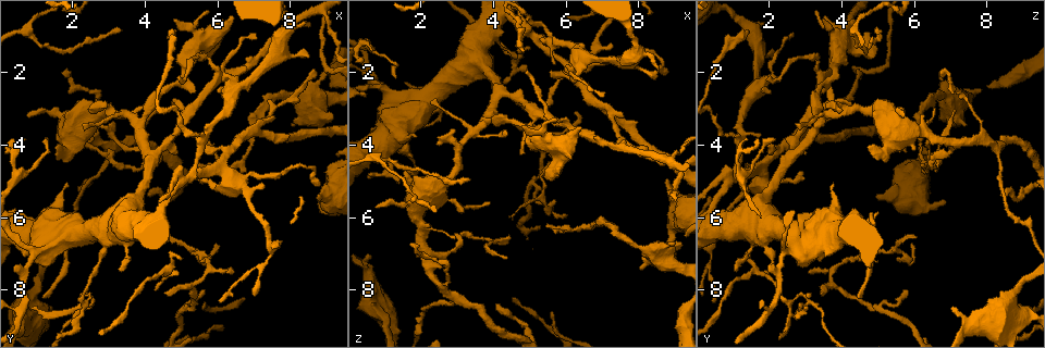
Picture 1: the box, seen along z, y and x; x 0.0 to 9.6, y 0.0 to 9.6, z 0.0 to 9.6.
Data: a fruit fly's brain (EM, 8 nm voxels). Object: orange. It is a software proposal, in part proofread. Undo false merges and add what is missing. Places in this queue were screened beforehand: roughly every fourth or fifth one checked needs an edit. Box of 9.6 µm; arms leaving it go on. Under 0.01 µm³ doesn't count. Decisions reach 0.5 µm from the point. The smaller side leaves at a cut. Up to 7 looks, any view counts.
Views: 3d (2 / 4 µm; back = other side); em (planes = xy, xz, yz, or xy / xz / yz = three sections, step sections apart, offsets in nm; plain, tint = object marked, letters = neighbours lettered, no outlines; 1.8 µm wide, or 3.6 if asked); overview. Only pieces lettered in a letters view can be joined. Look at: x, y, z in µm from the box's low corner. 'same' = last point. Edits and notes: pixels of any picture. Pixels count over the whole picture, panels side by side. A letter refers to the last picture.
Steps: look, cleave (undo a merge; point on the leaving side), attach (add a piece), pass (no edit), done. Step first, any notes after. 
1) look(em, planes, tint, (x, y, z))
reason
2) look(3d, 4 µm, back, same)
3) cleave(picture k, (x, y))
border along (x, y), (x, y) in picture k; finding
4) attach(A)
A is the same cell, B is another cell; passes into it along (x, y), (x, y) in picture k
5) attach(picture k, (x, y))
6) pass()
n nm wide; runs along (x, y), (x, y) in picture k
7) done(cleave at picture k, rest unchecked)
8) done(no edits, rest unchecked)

look(3d, 4 µm, (3.50, 5.85, 1.55))
abrupt turn

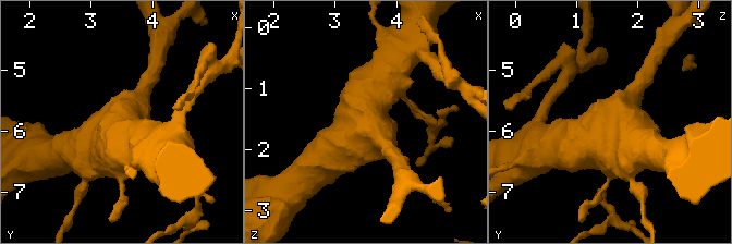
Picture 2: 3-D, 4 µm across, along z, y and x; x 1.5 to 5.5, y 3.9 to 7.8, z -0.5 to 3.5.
look(em, xz, step 16, tint, (3.55, 5.85, 1.60))
shape alone is not enough

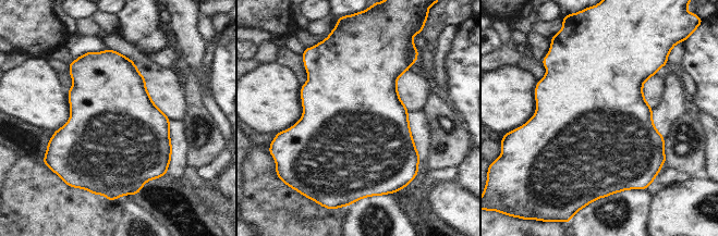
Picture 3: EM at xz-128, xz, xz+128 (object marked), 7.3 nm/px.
look(em, xz, step 16, letters, same)
see the neighbours

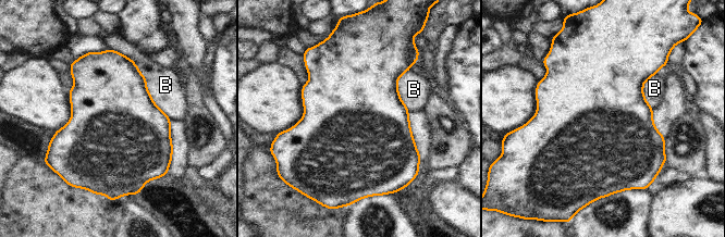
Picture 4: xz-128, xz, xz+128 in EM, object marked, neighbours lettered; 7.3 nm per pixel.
pass()
B touches over 700 nm; B is another cell; border along (108, 48), (135, 63), (171, 119) in picture 4; continuous, no second cell

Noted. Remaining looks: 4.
look(em, planes, letters, (3.30, 0.80, 4.90))
tapers out

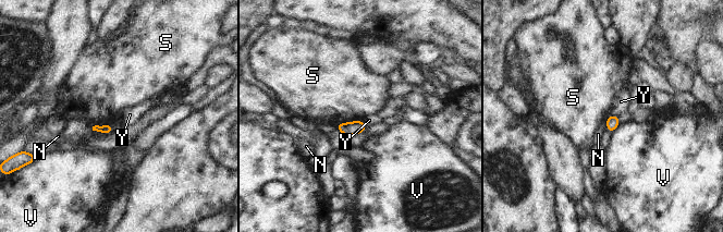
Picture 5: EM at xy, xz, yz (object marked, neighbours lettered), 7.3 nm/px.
pass()
N, S, V and Y are other cells; border along (359, 119), (337, 124) in picture 5; none of them fits

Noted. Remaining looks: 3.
look(3d, 4 µm, (0.70, 0.85, 4.40))

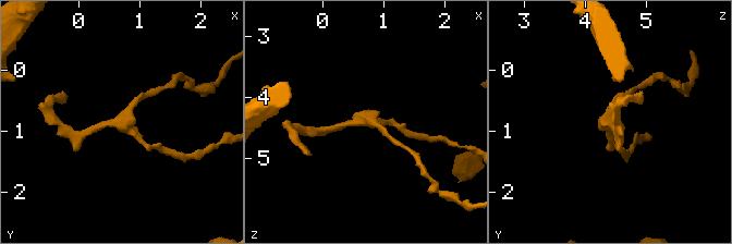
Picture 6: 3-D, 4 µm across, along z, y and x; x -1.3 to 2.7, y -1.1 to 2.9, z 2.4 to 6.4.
look(em, planes, plain, (0.75, 0.90, 4.35))
3 arms; shape alone is not enough

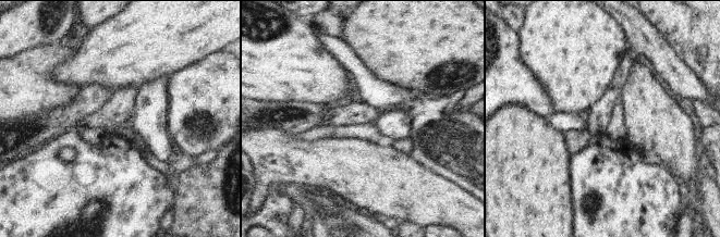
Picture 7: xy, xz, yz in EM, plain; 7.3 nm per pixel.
look(em, planes, letters, same)
what lies round it

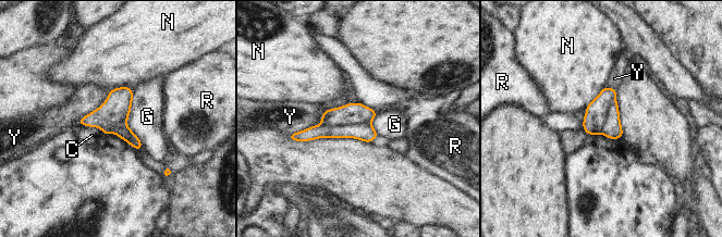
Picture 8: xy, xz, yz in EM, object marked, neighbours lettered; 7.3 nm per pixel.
cleave(picture 8, (365, 132))
C, G, N, R and Y are other cells; the part that leaves runs along (374, 134), (314, 132), (295, 137) in picture 8; two cells meet here

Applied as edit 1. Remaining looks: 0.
done(cleave at picture 8, rest unchecked)

